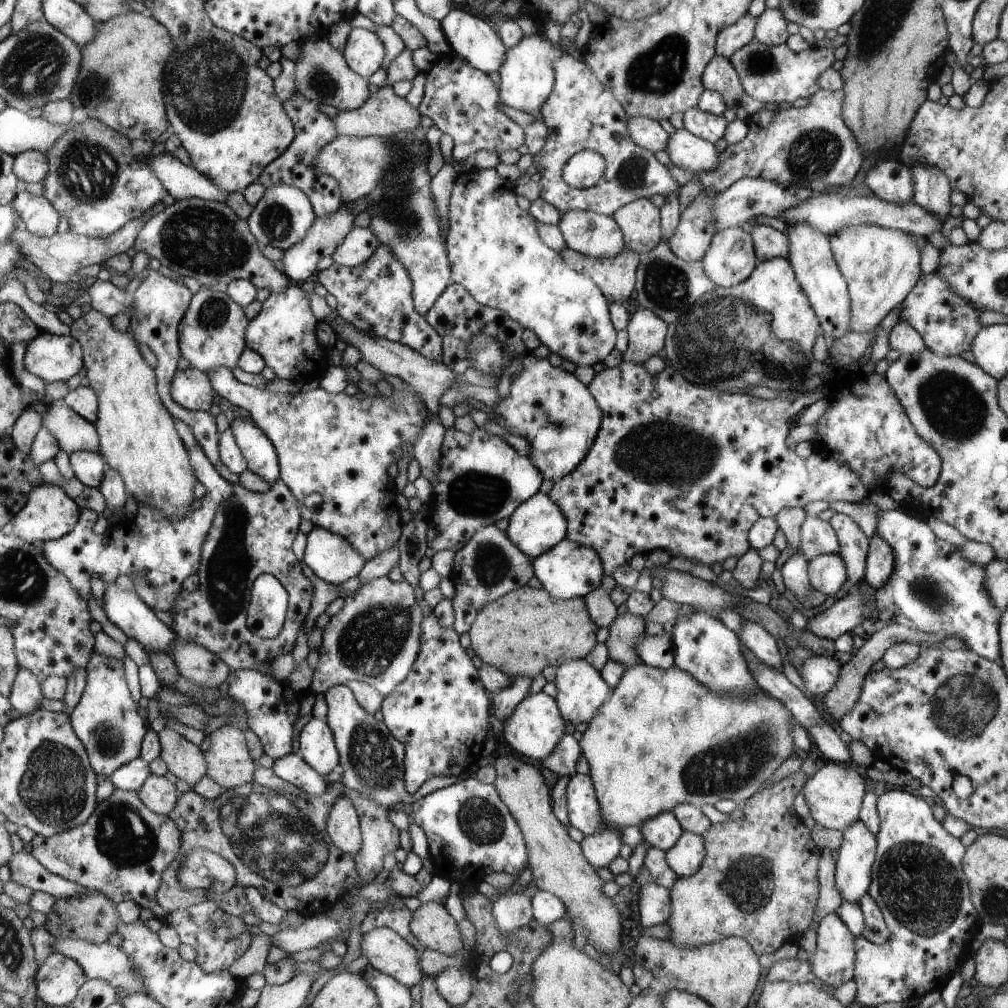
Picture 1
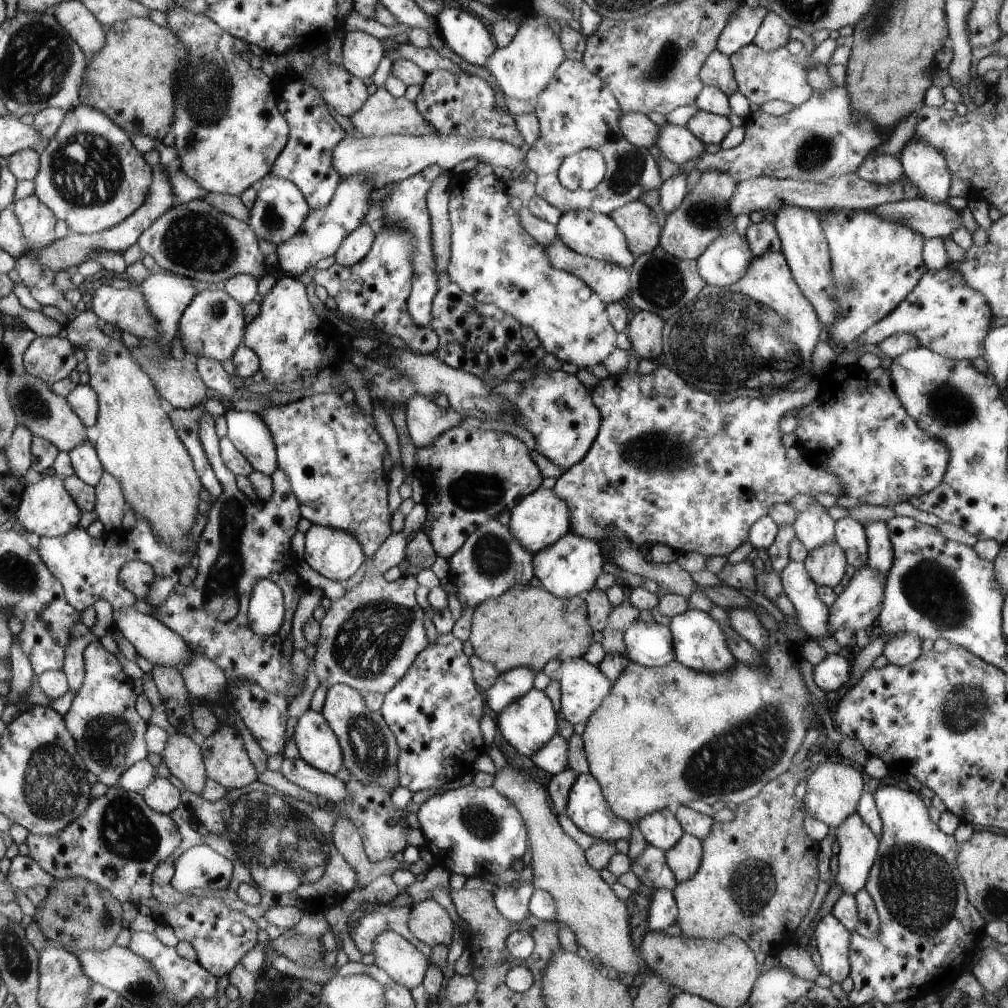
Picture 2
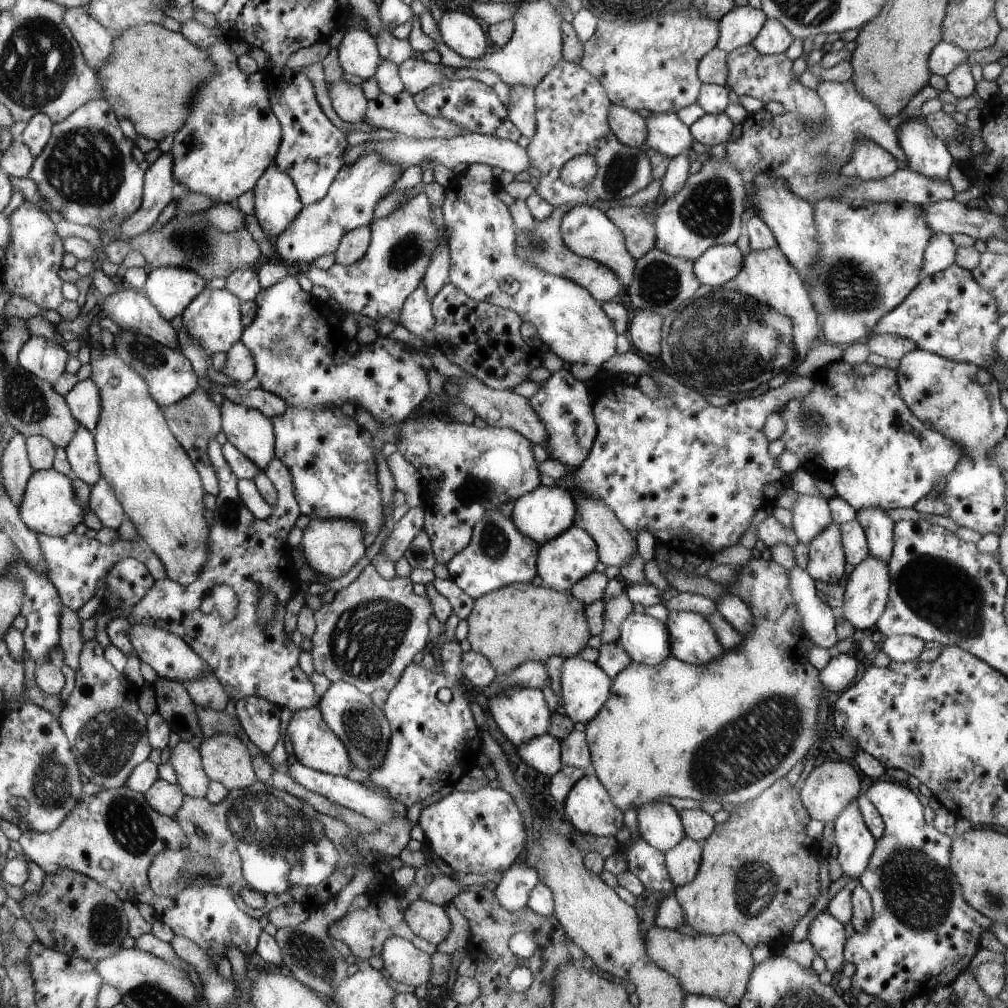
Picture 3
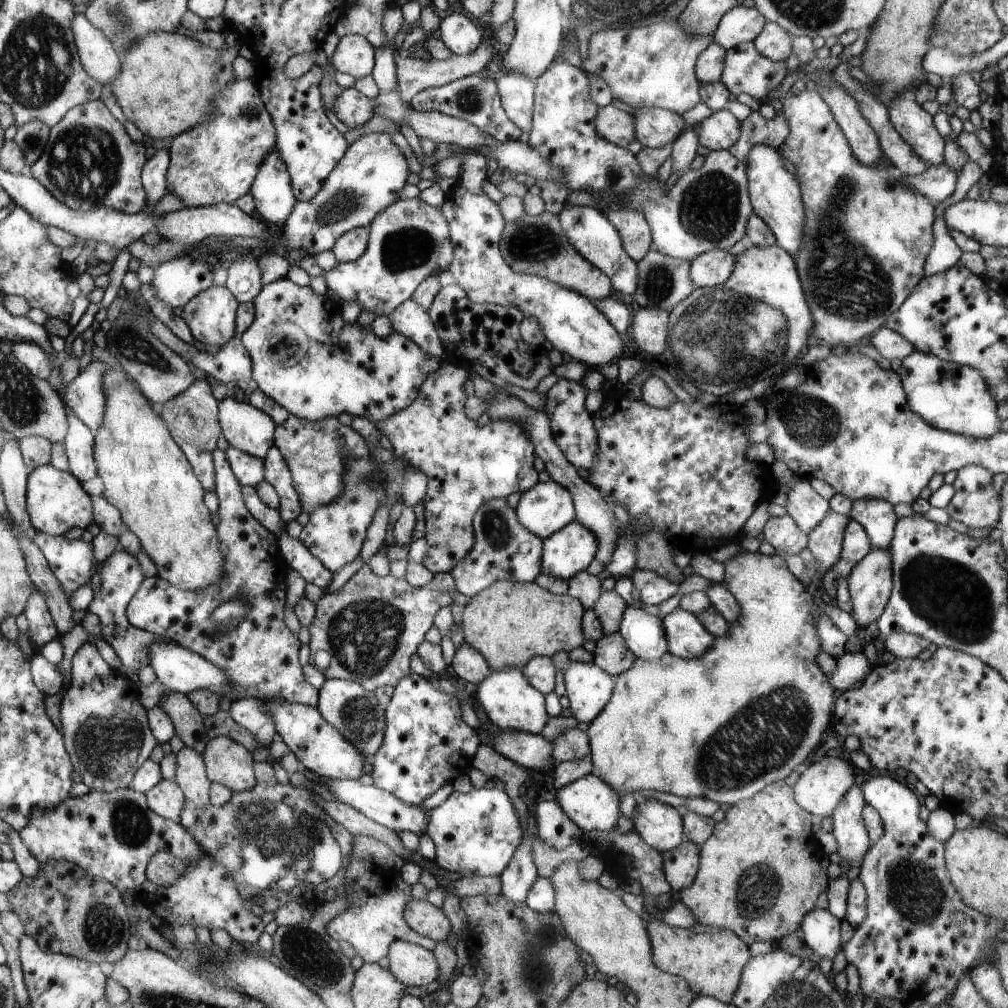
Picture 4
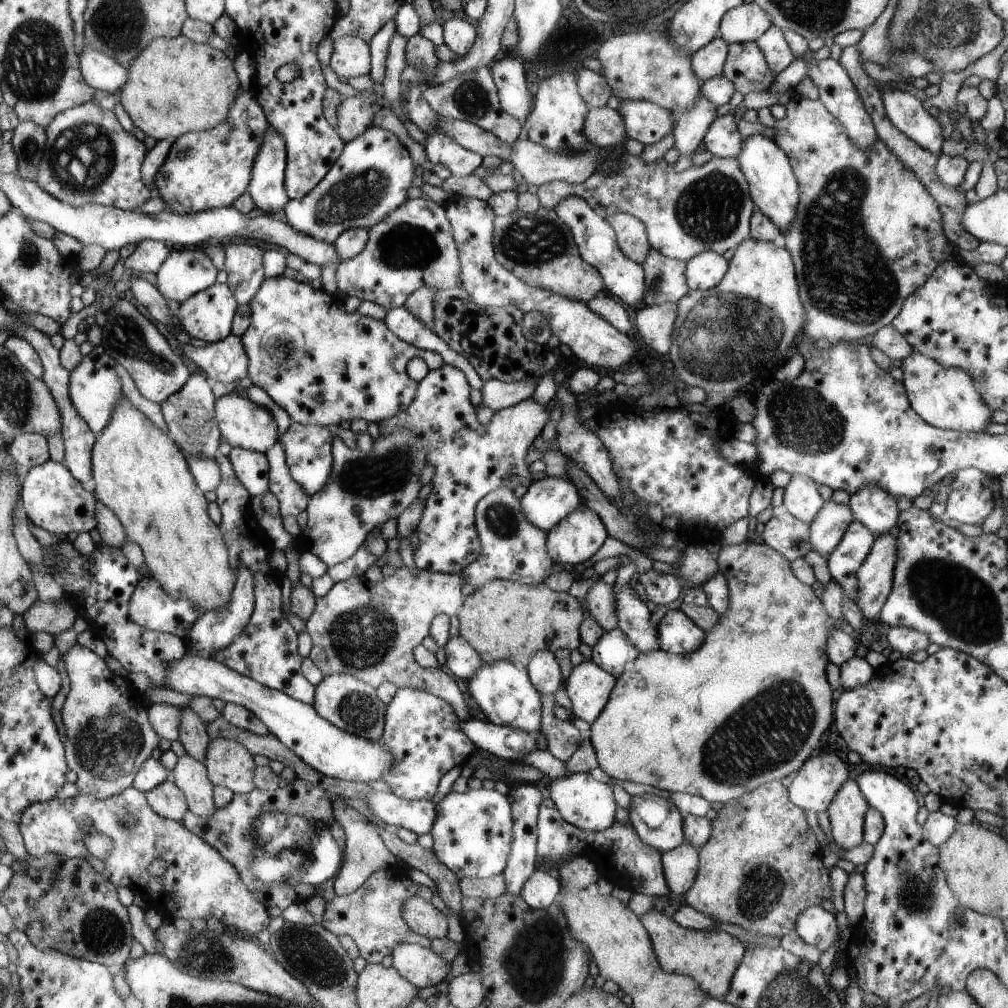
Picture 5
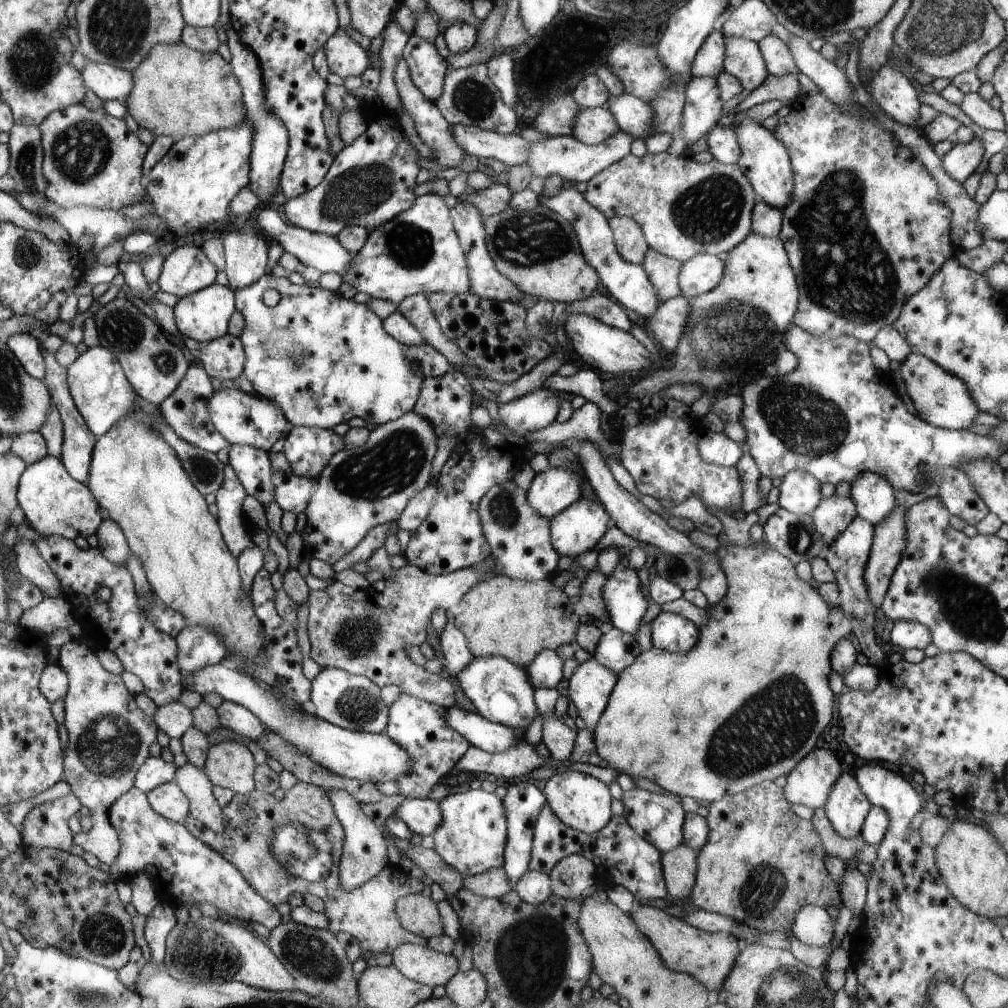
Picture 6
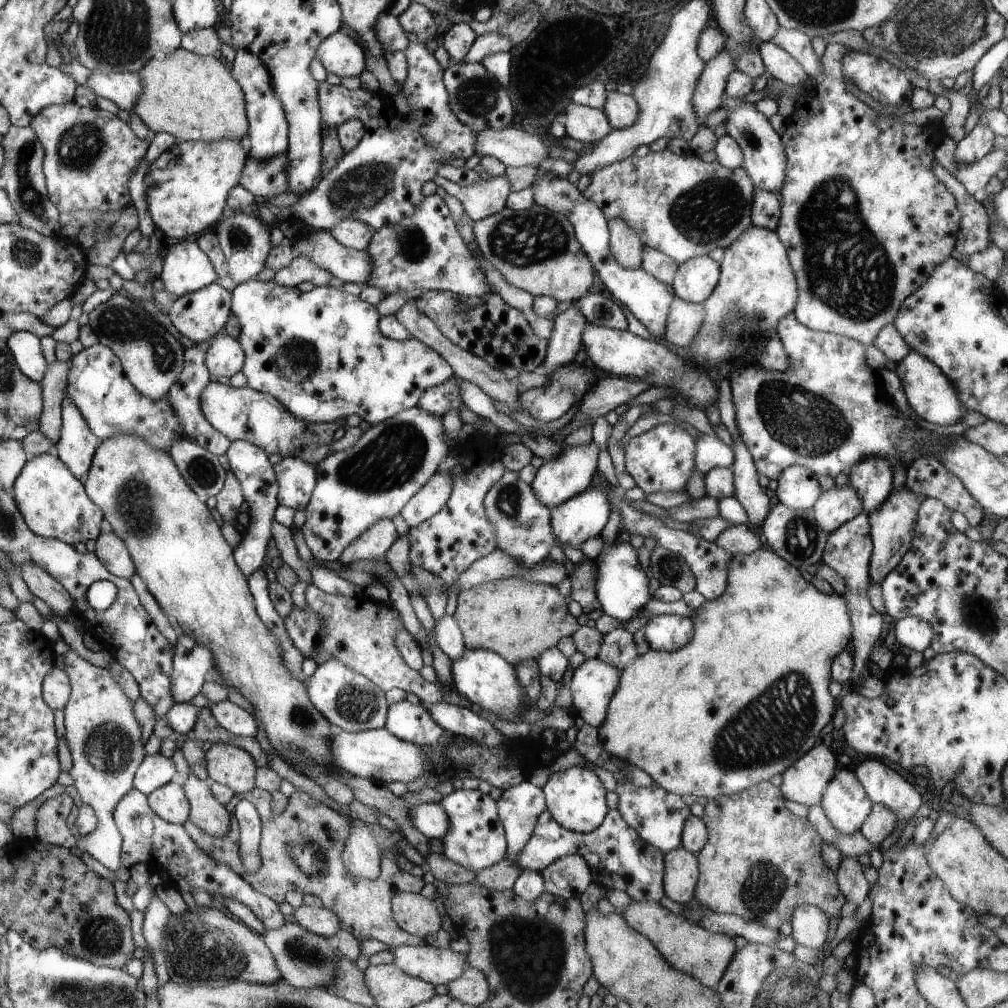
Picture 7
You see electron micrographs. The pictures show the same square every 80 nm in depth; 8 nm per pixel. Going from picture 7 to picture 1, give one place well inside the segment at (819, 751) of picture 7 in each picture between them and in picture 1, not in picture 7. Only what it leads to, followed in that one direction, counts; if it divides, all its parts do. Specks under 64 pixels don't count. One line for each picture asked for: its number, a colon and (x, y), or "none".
1: (834, 794)
2: (833, 790)
3: (831, 786)
4: (822, 782)
5: (814, 786)
6: (809, 782)

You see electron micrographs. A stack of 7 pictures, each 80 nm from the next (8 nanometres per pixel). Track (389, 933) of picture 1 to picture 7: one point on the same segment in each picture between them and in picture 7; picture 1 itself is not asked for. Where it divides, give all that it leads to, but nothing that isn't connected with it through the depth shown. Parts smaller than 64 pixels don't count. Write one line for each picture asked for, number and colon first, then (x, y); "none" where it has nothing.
2: (407, 966)
3: (403, 961)
4: (413, 965)
5: (420, 965)
6: (425, 965)
7: (436, 965)

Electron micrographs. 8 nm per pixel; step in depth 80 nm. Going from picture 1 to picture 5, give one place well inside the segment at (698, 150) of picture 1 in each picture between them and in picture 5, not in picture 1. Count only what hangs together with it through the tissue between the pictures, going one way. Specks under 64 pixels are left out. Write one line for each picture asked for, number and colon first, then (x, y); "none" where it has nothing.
2: (677, 143)
3: (666, 133)
4: (654, 126)
5: (647, 122)

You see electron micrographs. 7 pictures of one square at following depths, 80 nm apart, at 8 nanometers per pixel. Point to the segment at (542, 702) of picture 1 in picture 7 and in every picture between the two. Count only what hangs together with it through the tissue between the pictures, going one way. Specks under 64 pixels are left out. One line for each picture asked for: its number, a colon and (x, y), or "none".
2: (528, 724)
3: (522, 713)
4: (508, 698)
5: (503, 689)
6: (502, 692)
7: (486, 678)

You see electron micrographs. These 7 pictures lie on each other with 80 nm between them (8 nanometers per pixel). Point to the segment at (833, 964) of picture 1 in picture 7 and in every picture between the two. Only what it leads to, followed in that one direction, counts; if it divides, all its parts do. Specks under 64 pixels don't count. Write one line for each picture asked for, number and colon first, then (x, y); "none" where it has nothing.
2: (831, 938)
3: (827, 935)
4: (820, 928)
5: (815, 926)
6: (812, 926)
7: (810, 925)

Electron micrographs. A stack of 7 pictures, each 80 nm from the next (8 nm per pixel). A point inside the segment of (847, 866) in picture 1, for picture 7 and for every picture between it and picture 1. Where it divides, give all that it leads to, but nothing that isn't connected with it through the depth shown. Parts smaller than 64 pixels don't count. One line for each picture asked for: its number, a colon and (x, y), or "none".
2: (858, 844)
3: (855, 843)
4: (853, 842)
5: (846, 812)
6: (846, 807)
7: (845, 802)

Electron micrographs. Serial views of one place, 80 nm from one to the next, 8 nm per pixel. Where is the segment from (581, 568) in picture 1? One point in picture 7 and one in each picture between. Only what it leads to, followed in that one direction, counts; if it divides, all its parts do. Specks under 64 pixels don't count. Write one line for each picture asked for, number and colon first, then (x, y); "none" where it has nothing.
2: (570, 567)
3: (562, 561)
4: (571, 549)
5: (578, 536)
6: (576, 530)
7: (584, 516)

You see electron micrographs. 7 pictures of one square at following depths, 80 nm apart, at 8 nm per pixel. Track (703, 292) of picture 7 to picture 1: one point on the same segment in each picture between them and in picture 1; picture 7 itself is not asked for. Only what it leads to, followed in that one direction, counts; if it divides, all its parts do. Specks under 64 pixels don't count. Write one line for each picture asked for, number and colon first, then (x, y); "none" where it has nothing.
1: (731, 259)
2: (727, 260)
3: (720, 264)
4: (710, 269)
5: (705, 271)
6: (701, 274)

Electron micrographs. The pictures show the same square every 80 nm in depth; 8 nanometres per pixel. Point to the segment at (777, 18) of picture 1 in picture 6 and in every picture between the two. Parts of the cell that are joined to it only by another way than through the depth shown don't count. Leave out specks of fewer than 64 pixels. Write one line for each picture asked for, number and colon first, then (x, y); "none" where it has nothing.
2: (773, 33)
3: (773, 38)
4: (774, 43)
5: (778, 55)
6: (778, 59)

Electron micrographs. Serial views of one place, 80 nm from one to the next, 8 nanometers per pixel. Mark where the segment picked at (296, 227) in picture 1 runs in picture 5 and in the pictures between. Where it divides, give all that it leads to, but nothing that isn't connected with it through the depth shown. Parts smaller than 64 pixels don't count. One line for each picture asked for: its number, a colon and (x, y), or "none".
2: (280, 208)
3: (277, 200)
4: (274, 199)
5: (267, 187)

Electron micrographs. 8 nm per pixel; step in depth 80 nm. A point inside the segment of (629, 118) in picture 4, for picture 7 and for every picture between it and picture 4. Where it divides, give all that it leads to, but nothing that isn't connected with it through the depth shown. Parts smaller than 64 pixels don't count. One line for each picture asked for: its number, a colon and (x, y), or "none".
5: (604, 127)
6: (593, 125)
7: (585, 124)

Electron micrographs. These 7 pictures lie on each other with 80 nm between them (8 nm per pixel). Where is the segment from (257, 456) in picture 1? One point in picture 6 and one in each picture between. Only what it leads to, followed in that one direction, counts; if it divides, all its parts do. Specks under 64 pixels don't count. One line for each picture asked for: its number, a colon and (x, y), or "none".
2: (250, 434)
3: (250, 431)
4: (247, 428)
5: (243, 423)
6: (242, 418)

